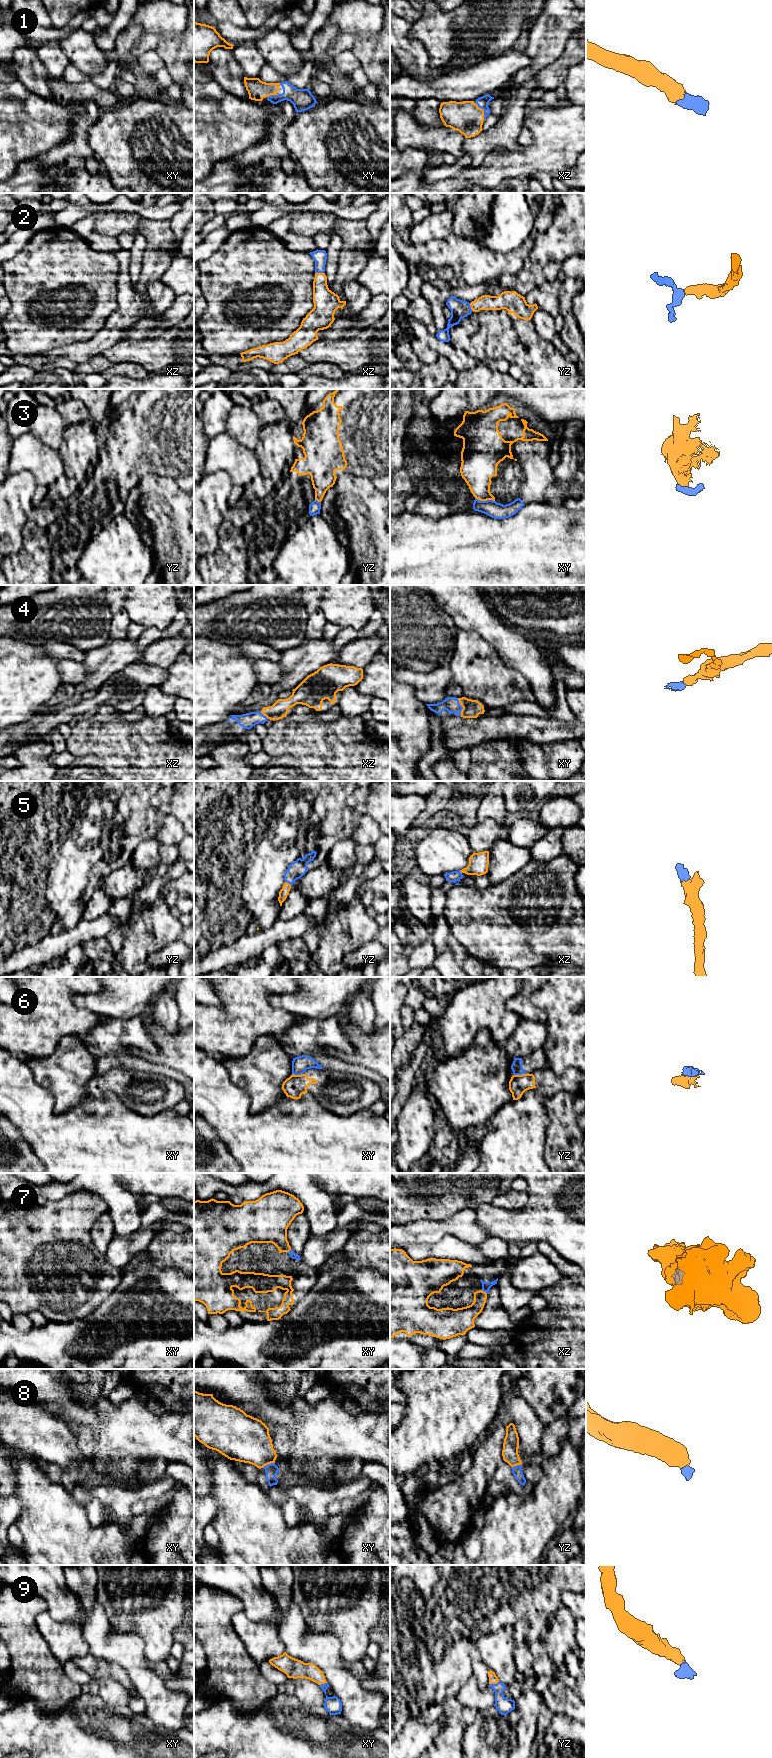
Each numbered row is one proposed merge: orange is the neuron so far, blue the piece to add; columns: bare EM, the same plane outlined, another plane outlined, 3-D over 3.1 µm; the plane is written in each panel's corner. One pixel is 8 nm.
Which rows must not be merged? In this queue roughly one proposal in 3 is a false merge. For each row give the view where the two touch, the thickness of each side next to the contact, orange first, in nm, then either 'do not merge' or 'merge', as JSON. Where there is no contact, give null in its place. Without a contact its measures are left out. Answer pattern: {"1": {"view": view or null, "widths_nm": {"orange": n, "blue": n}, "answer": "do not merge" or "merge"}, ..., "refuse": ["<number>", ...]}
{"1": {"view": "xz", "widths_nm": {"orange": 260, "blue": 90}, "answer": "merge"}, "2": {"view": "xz", "widths_nm": {"orange": 200, "blue": 110}, "answer": "merge"}, "3": {"view": "xy", "widths_nm": {"orange": 260, "blue": 130}, "answer": "merge"}, "4": {"view": "xy", "widths_nm": {"orange": 140, "blue": 120}, "answer": "merge"}, "5": {"view": "yz", "widths_nm": {"orange": 70, "blue": 140}, "answer": "merge"}, "6": {"view": "yz", "widths_nm": {"orange": 160, "blue": 90}, "answer": "do not merge"}, "7": {"view": "xz", "widths_nm": {"orange": 160, "blue": 70}, "answer": "merge"}, "8": {"view": "xy", "widths_nm": {"orange": 360, "blue": 100}, "answer": "merge"}, "9": {"view": "yz", "widths_nm": {"orange": 80, "blue": 130}, "answer": "merge"}, "refuse": ["6"]}

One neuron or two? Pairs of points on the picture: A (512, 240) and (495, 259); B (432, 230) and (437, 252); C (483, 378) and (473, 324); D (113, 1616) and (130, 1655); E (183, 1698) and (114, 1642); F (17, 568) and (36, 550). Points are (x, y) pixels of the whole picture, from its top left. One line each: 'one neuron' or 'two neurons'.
A: two neurons
B: two neurons
C: two neurons
D: two neurons
E: one neuron
F: one neuron

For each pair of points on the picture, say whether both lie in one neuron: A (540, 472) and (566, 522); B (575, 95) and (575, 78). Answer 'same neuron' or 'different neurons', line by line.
A: different neurons
B: same neuron

